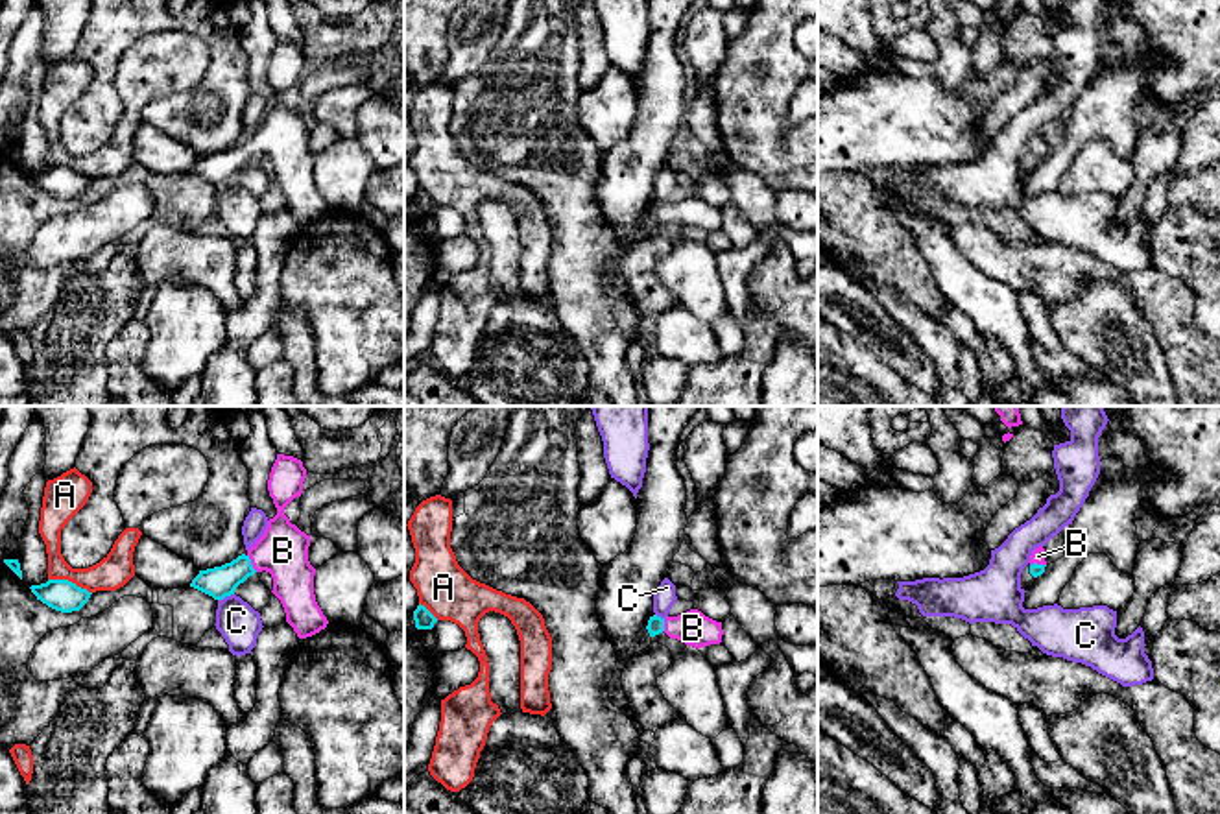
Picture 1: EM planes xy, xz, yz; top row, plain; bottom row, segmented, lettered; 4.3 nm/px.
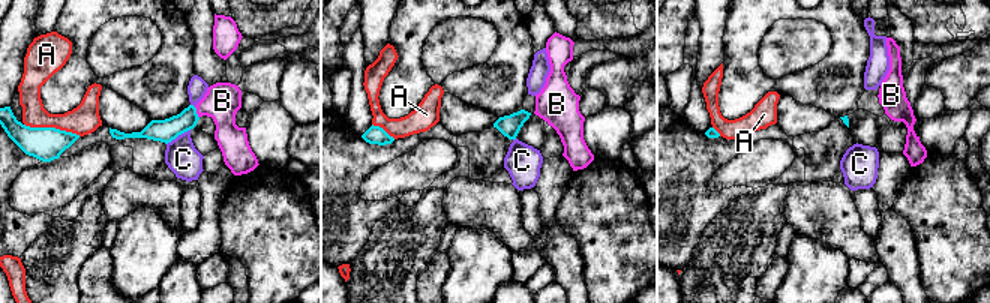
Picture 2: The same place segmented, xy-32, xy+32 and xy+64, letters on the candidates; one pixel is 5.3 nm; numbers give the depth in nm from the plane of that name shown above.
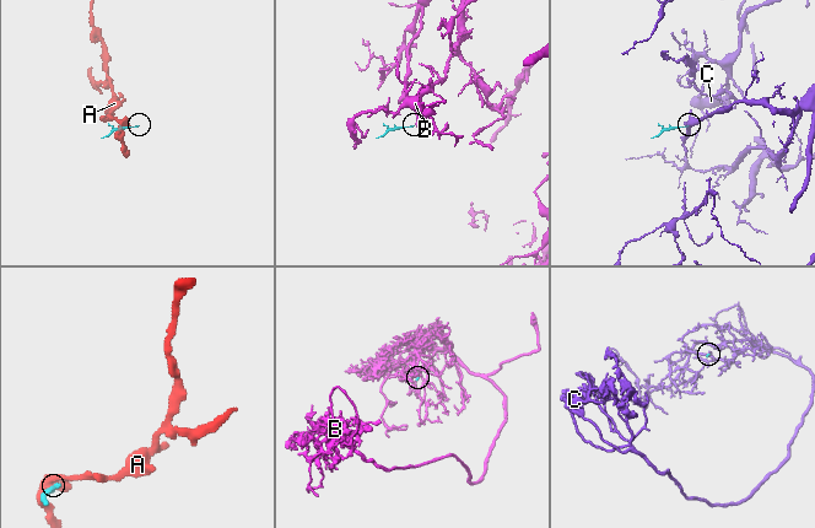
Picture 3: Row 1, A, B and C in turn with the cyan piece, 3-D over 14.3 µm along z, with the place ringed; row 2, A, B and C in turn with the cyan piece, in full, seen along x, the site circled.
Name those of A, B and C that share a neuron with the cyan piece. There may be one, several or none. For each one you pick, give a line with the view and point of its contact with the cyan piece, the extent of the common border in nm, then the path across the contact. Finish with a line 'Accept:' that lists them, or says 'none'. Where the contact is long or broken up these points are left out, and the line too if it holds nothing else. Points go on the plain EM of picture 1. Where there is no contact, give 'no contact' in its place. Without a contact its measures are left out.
B: contact xy (250, 150); length 90 nm; way xy (218, 168), (250, 150), (270, 139), (283, 137)
Accept: B

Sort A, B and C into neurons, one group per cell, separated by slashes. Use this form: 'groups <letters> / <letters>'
groups A / B / C

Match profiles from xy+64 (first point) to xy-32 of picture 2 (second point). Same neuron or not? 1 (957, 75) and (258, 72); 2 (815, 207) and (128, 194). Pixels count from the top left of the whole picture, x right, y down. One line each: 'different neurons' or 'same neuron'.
1: same neuron
2: same neuron

